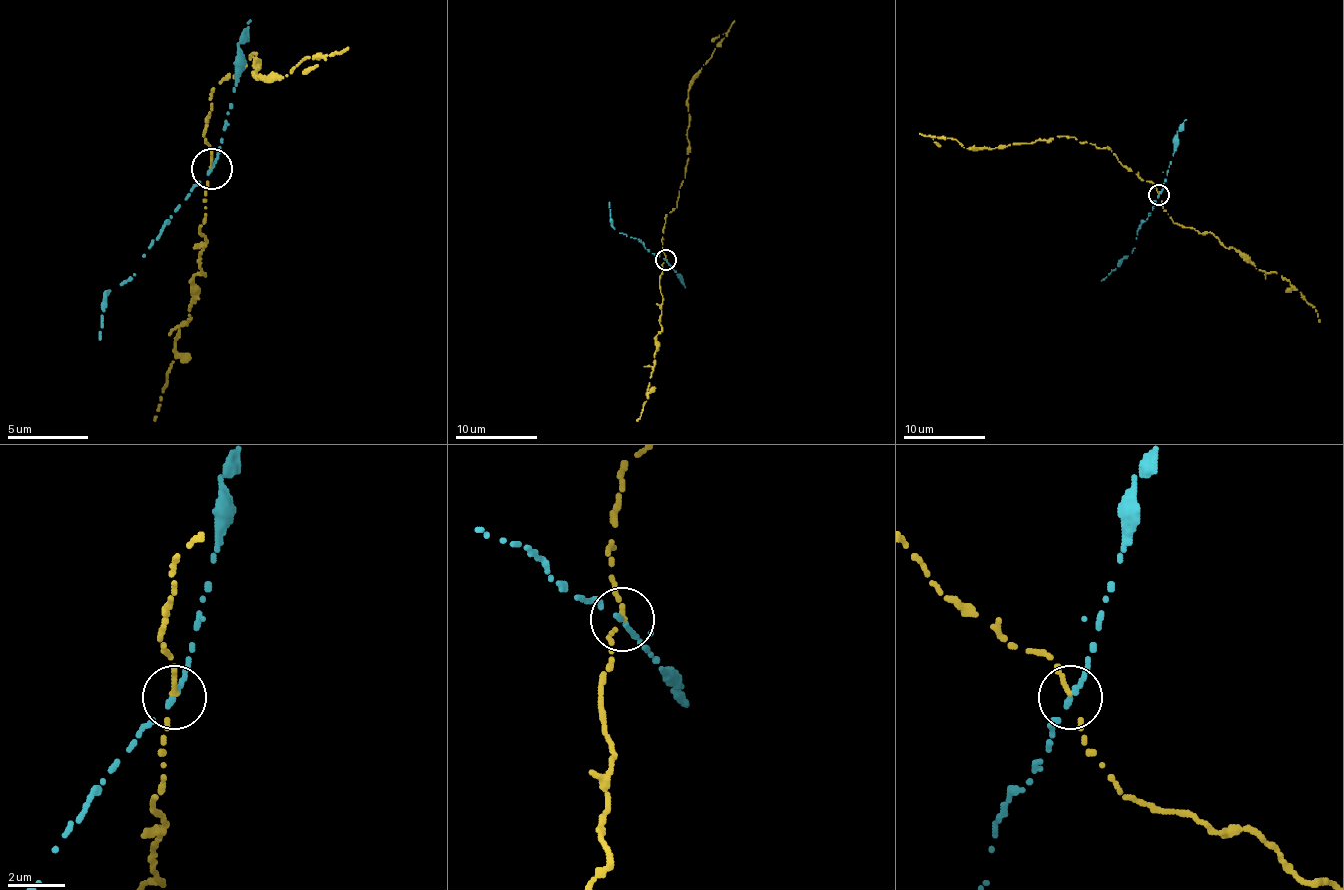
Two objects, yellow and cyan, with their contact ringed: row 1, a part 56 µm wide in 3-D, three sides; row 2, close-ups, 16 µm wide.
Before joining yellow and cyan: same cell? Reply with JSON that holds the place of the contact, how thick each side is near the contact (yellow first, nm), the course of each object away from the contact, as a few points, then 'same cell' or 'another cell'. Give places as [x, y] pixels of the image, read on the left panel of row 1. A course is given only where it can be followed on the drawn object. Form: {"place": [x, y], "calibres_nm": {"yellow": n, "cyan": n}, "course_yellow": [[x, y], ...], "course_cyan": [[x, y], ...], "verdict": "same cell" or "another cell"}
{"place": [211, 169], "calibres_nm": {"yellow": 150, "cyan": 160}, "course_yellow": [[212, 168], [212, 86], [233, 78], [249, 54], [257, 54], [257, 78], [281, 78], [302, 58], [346, 46]], "course_cyan": [[212, 168], [119, 285], [107, 294], [99, 338]], "verdict": "another cell"}

